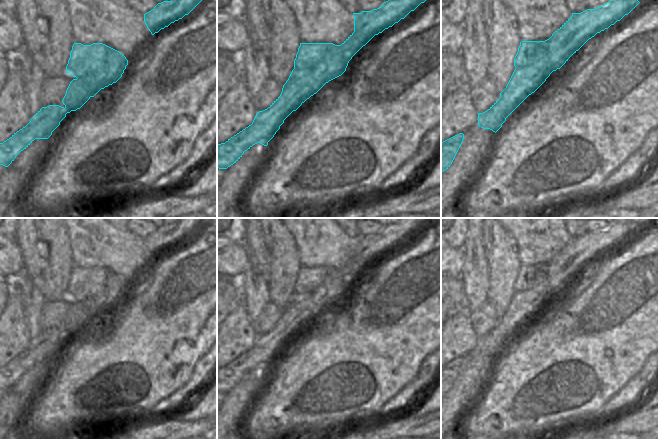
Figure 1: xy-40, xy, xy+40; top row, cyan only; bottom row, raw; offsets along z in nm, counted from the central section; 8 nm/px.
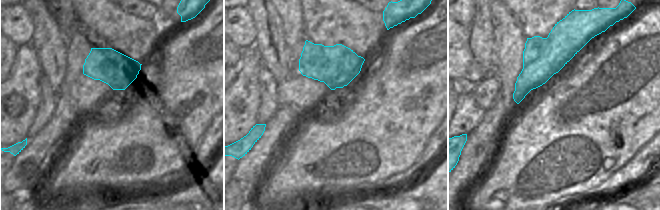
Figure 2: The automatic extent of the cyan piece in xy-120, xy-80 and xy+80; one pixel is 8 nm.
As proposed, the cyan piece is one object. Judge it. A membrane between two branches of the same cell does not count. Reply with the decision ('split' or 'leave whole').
split

